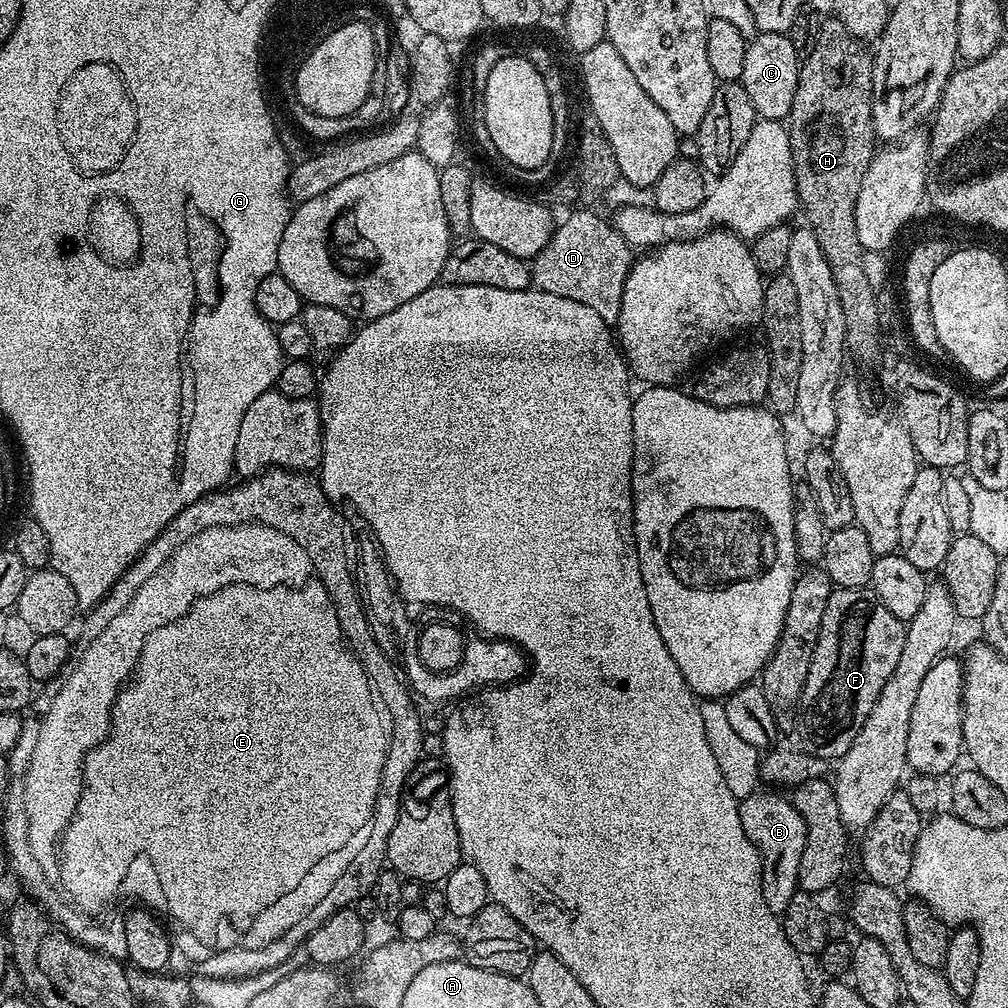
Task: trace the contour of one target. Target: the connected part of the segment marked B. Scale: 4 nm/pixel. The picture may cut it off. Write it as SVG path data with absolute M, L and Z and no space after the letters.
M757 790L744 800L739 801L740 817L742 818L742 830L746 830L746 838L754 842L754 846L760 855L762 870L762 898L766 898L766 906L771 912L783 914L786 906L790 906L790 898L798 891L800 879L798 878L798 866L802 862L802 850L806 846L806 826L802 822L802 814L794 807L787 795L776 790Z

